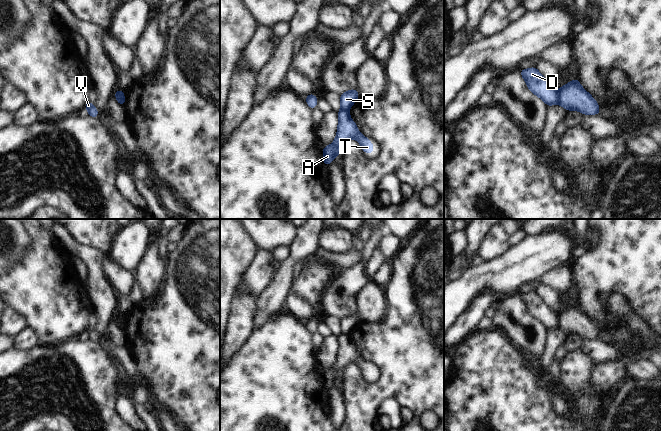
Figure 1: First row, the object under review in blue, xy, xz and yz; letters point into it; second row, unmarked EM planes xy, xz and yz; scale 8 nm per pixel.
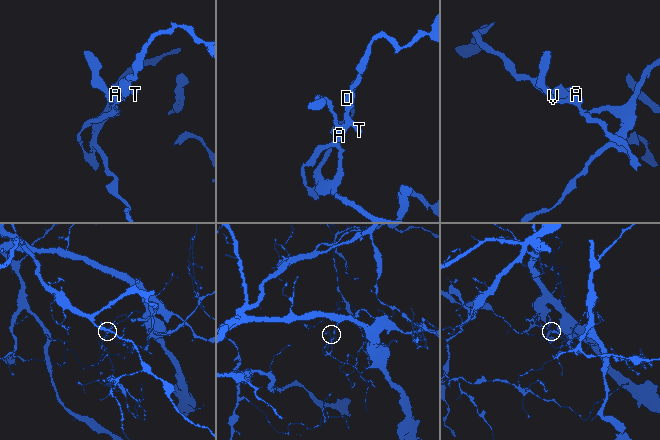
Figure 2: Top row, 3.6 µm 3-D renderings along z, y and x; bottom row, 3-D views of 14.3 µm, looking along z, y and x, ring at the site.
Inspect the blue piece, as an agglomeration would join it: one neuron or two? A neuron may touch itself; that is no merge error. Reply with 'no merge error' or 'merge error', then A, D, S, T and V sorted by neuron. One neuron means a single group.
merge error | A T V / D S

